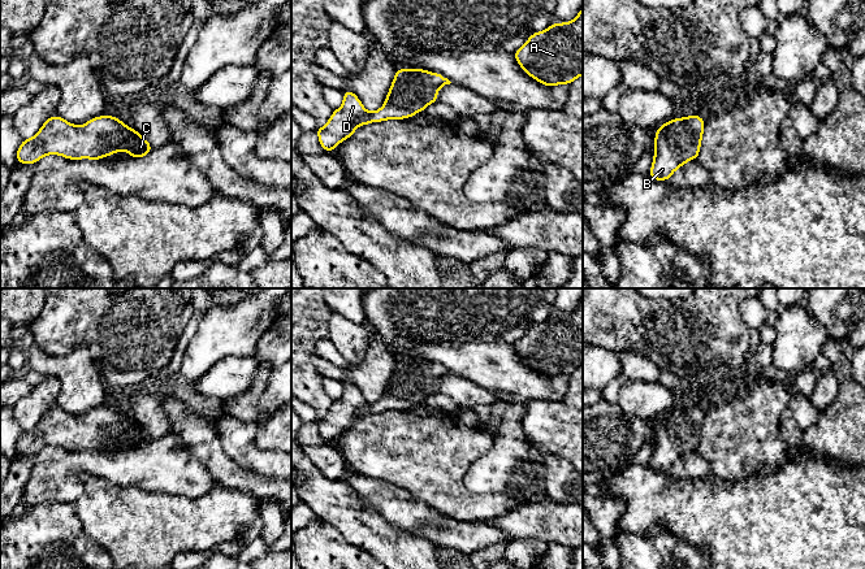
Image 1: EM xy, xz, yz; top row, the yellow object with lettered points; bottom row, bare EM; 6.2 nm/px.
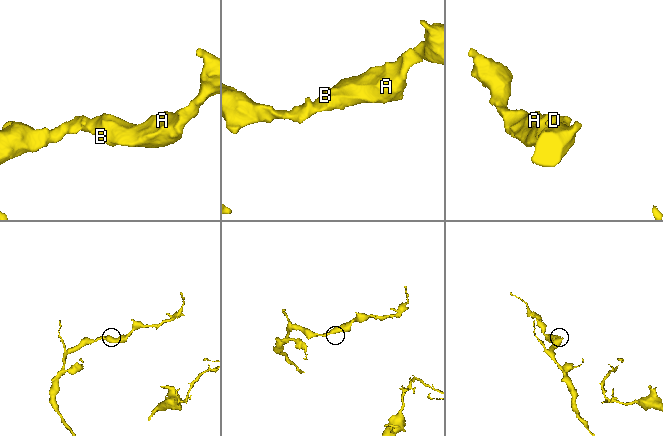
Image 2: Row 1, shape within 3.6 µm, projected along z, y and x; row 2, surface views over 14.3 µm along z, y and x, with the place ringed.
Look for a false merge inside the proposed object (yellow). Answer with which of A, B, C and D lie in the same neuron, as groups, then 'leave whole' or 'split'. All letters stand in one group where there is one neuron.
A B C D | leave whole

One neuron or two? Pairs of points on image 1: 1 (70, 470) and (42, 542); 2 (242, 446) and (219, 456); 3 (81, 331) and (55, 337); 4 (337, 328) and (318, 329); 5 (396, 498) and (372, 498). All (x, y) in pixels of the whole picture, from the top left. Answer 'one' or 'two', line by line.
1: two
2: two
3: one
4: two
5: one

